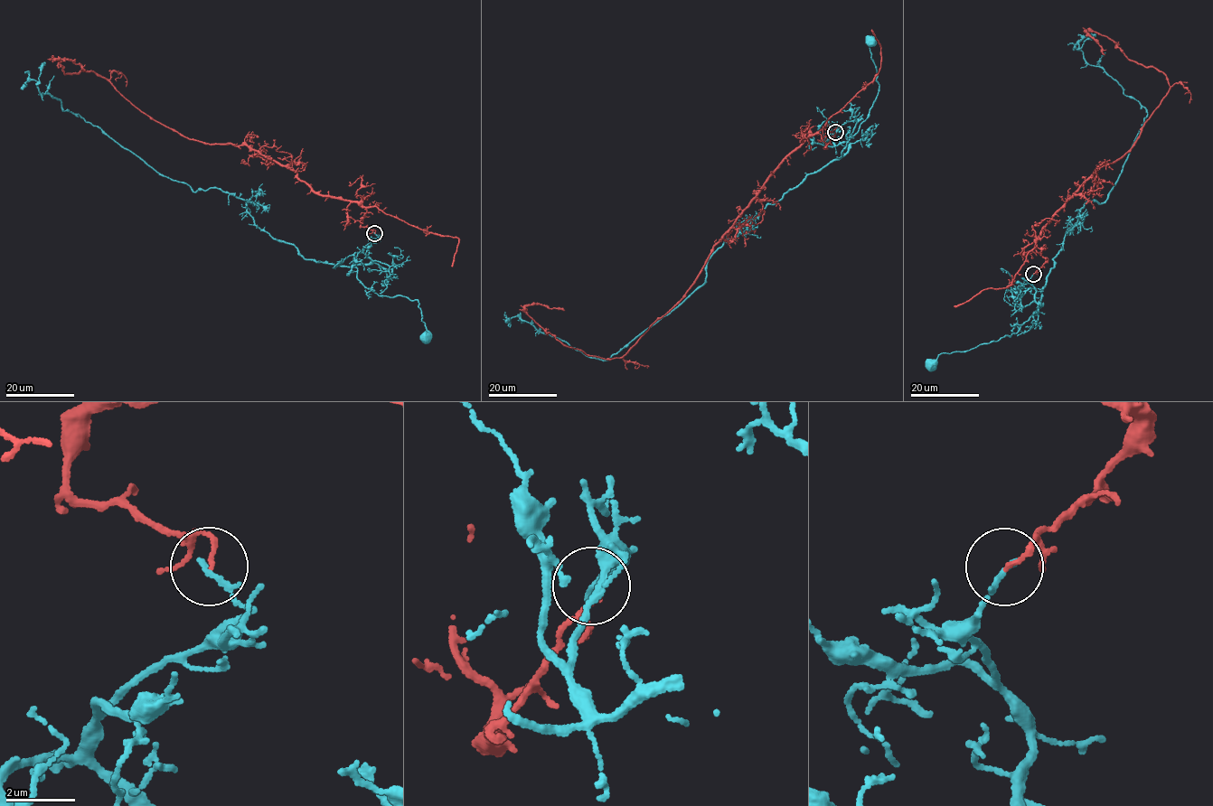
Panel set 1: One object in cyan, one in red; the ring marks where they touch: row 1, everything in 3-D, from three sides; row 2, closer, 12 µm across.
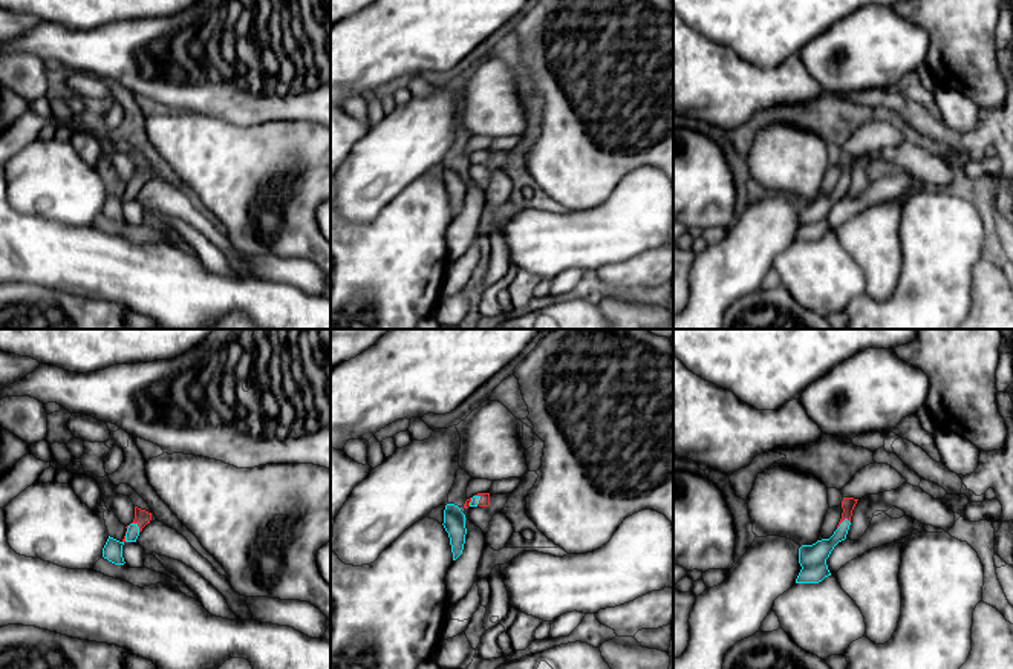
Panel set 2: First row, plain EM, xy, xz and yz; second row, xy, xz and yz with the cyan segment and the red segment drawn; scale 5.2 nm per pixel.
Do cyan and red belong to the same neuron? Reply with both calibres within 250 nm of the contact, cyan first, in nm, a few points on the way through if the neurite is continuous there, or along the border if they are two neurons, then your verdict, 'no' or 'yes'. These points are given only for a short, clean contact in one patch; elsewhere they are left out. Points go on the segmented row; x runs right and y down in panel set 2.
140 nm thick on the cyan side, 70 nm on the other; border along yz (850, 521), (845, 519), (837, 528); no

